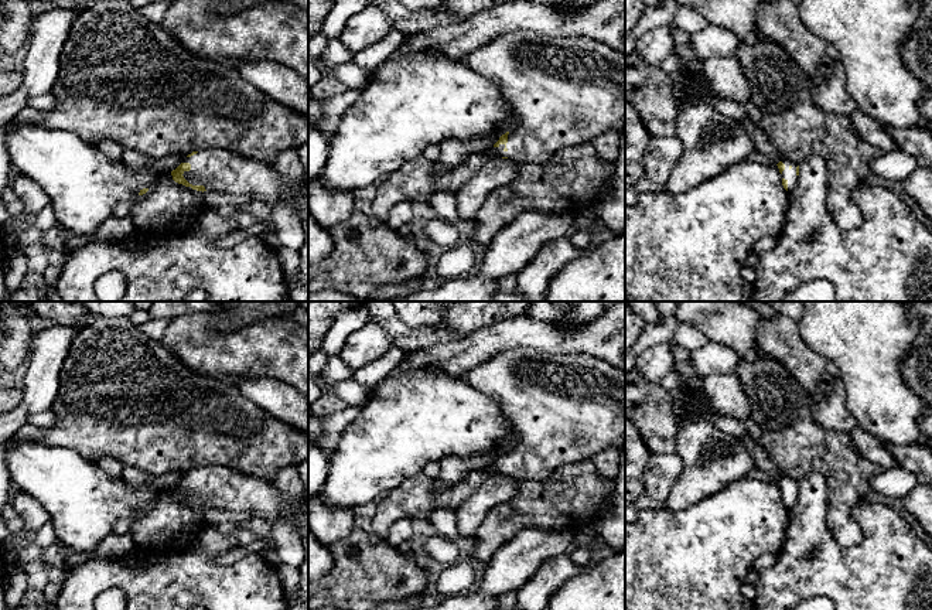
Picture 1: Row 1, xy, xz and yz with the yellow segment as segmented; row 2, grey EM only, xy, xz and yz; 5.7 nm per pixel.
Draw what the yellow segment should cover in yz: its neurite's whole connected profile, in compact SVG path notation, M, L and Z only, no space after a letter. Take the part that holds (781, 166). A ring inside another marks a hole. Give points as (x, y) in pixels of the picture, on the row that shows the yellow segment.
M782 159L778 164L779 173L782 175L784 188L791 192L796 188L799 166L786 159Z

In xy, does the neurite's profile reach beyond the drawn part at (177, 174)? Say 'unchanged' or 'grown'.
grown

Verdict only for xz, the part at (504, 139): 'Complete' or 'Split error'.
Split error

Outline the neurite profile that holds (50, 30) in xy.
M83 0L75 7L55 7L37 16L31 24L20 86L0 98L0 198L10 185L11 160L7 151L7 126L27 108L27 102L55 91L59 76L59 55L76 16L88 7Z

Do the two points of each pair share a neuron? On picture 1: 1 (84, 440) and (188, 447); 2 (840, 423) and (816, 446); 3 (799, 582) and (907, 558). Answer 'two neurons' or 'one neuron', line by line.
1: one neuron
2: two neurons
3: one neuron

